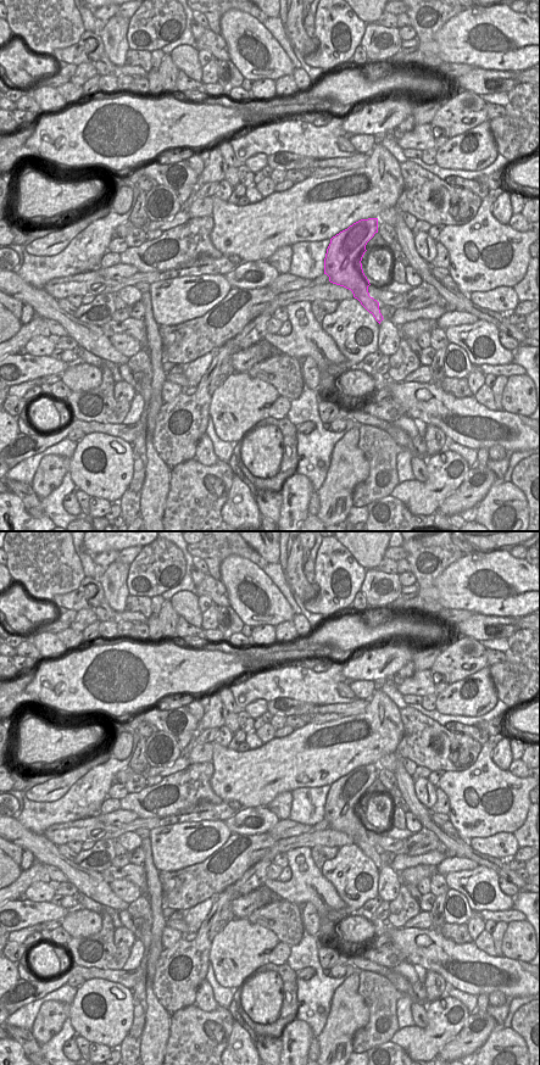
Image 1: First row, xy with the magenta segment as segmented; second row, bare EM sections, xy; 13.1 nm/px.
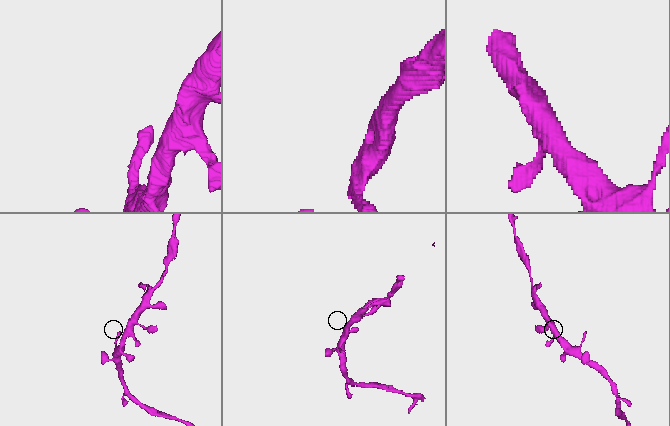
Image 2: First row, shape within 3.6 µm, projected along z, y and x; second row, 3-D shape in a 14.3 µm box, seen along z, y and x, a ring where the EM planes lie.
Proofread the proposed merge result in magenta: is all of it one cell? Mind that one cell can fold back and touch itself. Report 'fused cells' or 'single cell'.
single cell

